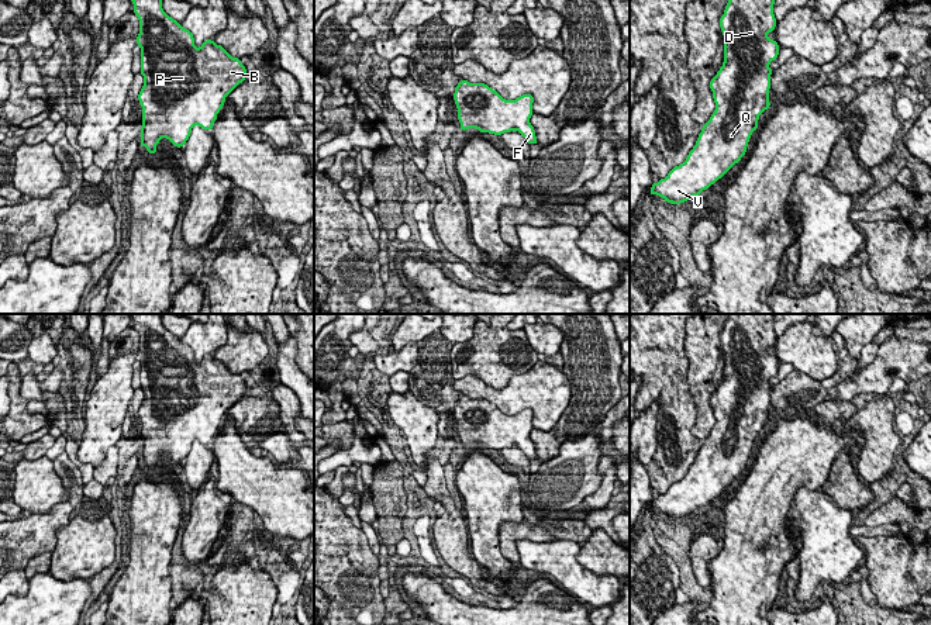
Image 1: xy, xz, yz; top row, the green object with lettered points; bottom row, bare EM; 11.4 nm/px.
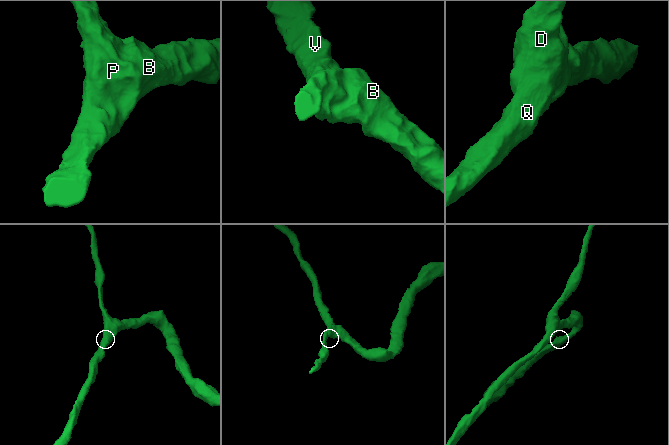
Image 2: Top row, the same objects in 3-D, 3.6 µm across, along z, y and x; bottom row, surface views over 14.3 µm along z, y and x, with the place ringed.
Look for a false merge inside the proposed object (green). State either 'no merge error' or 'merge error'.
no merge error

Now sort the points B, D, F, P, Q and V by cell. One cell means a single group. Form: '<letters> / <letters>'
B D F P Q V

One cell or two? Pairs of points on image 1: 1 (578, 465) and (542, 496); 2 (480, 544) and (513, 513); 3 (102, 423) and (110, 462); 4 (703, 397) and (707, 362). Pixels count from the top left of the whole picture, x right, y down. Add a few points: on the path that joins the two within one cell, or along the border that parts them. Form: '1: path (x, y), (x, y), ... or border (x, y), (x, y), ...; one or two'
1: path (569, 473), (551, 491); one
2: path (483, 534), (503, 513); one
3: border (114, 445), (95, 468); two
4: path (703, 389), (706, 370); one

